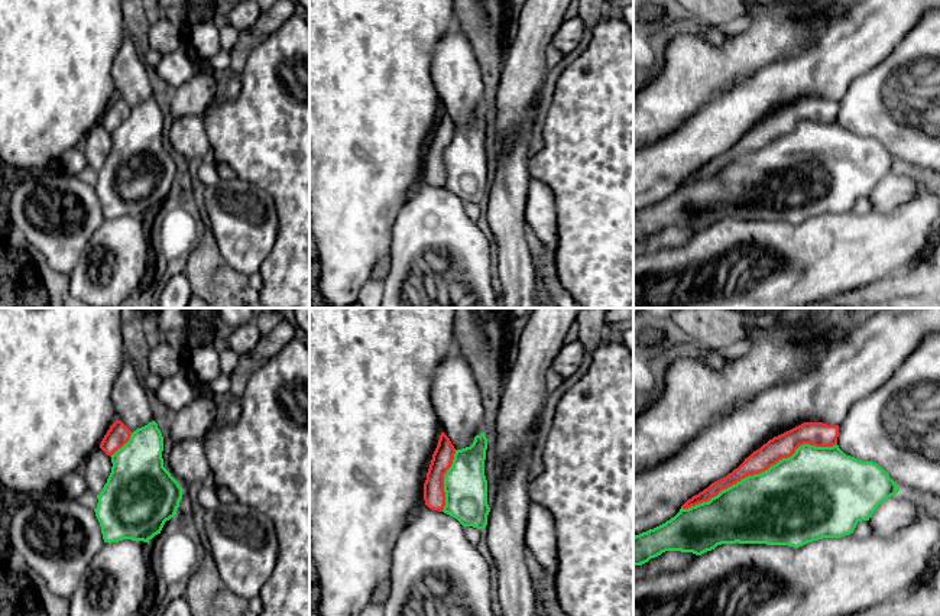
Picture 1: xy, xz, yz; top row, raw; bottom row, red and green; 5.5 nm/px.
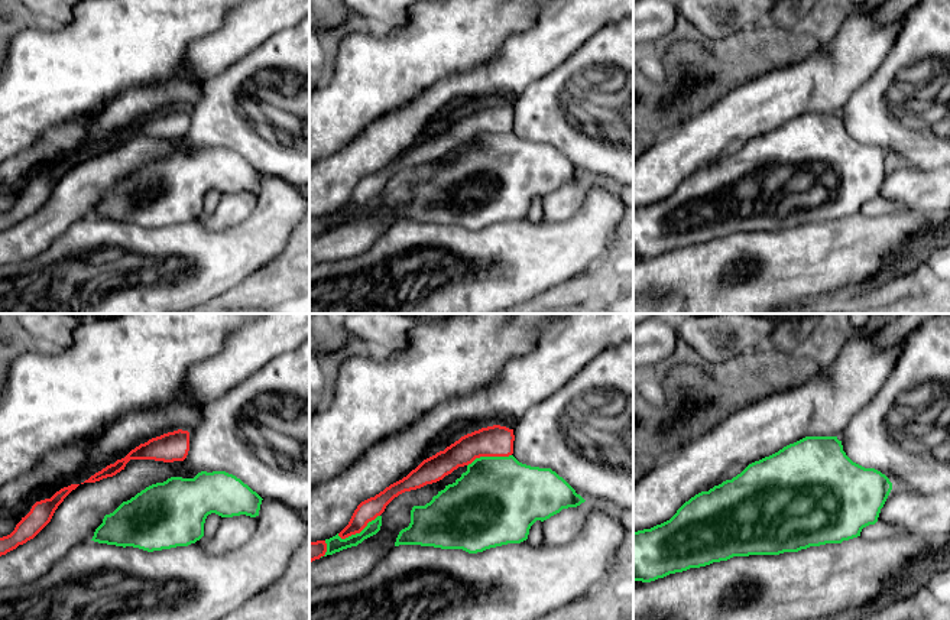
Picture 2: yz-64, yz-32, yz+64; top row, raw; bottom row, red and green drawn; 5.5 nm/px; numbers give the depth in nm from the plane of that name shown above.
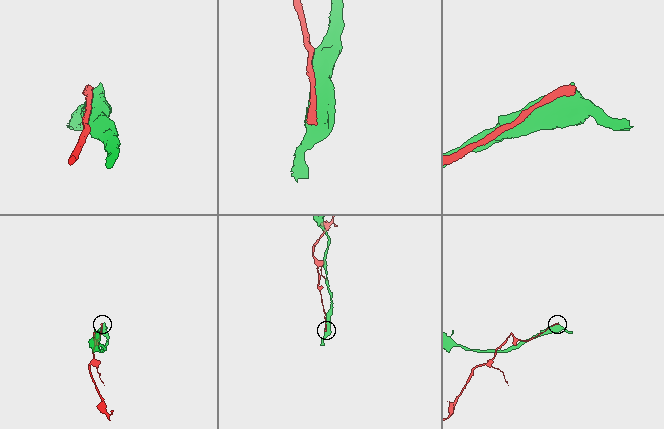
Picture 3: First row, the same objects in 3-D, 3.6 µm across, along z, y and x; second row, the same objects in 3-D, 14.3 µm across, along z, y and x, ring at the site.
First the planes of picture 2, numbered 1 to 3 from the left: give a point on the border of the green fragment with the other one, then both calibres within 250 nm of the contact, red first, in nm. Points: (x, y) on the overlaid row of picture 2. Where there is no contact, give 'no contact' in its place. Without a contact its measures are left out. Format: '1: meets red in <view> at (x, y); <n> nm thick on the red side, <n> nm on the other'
1: no contact
2: meets red in yz-32 at (357, 532); 120 nm thick on the red side, 90 nm on the other
3: no contact

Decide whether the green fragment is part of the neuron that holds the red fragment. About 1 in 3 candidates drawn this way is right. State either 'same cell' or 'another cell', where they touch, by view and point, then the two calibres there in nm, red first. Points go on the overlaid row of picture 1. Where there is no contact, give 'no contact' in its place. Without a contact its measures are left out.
another cell; contact yz (758, 473); calibres 140 and 460 nm

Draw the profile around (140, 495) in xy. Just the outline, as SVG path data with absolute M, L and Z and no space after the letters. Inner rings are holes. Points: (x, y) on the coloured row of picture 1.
M155 421L132 432L130 440L111 455L111 473L97 495L94 509L104 542L123 539L148 542L161 534L166 521L175 516L182 487L163 467L163 437Z

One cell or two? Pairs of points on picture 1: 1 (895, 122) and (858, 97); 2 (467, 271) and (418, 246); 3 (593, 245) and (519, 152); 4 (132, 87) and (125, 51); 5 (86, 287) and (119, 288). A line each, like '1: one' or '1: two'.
1: one
2: one
3: two
4: one
5: one

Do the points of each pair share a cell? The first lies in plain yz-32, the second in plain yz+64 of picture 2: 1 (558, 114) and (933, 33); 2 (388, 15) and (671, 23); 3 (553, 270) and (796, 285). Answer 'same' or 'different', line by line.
1: same
2: different
3: same

